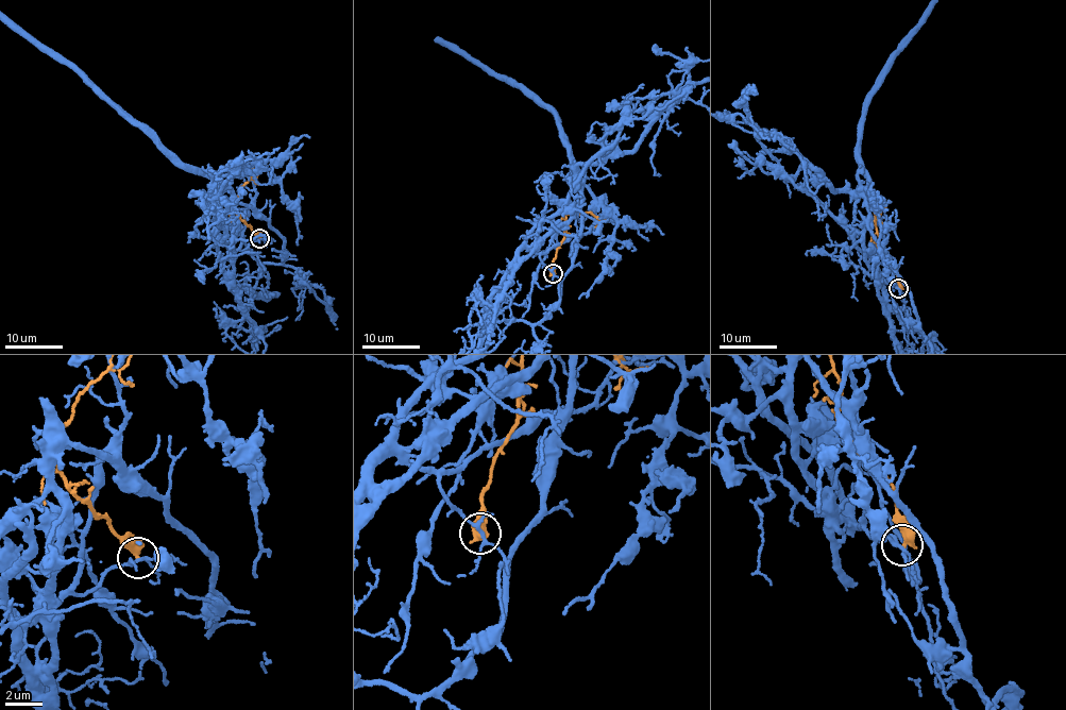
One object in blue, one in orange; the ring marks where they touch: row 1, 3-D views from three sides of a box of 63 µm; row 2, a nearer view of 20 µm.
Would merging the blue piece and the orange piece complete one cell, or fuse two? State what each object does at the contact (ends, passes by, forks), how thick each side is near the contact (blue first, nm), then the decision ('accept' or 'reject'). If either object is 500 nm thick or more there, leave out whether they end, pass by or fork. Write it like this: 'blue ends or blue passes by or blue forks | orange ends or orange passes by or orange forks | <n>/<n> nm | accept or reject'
170/550 nm | reject

